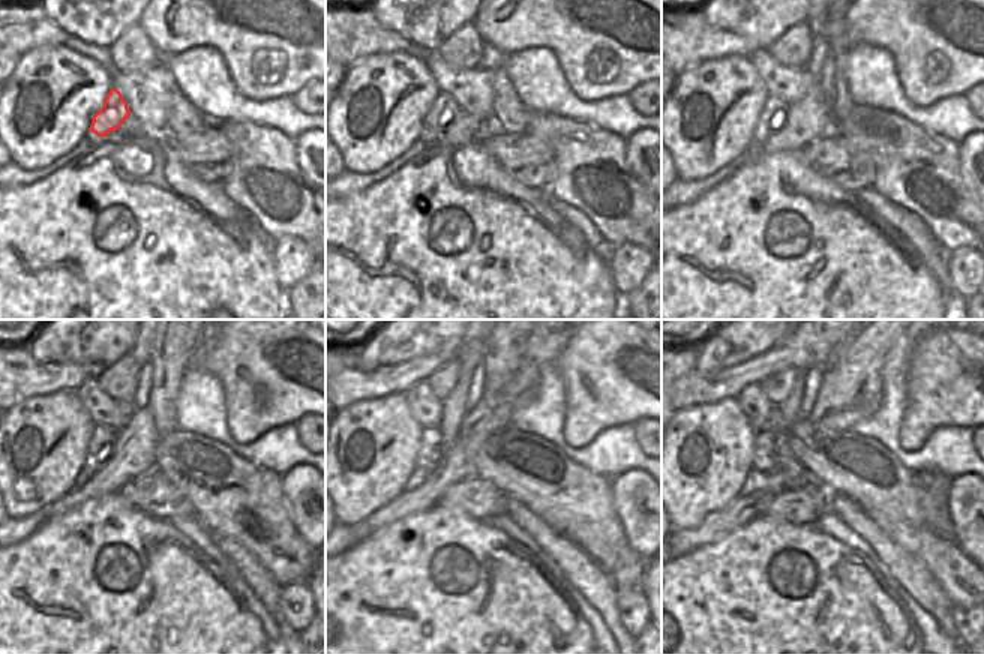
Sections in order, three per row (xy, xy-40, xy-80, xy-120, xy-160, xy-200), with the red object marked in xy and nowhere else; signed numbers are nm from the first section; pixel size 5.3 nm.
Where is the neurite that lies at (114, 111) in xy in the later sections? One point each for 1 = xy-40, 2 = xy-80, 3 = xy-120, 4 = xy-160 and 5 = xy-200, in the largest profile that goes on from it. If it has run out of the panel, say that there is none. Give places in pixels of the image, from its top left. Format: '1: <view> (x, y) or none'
1: xy-40 (441, 111)
2: xy-80 (774, 111)
3: xy-120 (102, 438)
4: xy-160 (431, 450)
5: xy-200 (764, 455)

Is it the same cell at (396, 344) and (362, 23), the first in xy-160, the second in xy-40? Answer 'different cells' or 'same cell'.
different cells

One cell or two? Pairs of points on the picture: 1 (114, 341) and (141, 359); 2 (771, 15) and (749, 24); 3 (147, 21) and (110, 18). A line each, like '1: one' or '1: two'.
1: two
2: one
3: two

